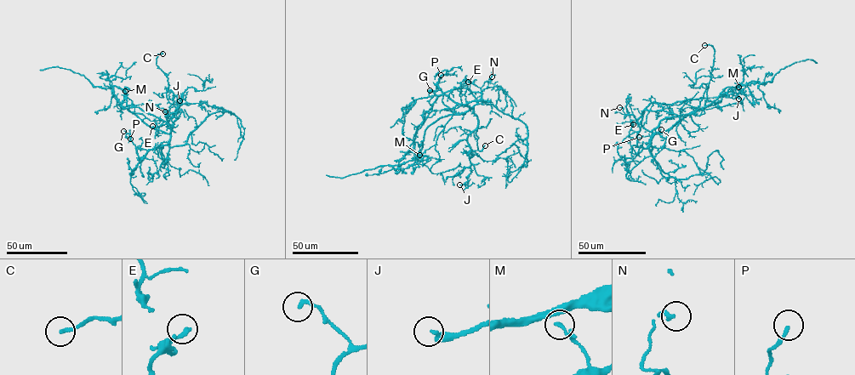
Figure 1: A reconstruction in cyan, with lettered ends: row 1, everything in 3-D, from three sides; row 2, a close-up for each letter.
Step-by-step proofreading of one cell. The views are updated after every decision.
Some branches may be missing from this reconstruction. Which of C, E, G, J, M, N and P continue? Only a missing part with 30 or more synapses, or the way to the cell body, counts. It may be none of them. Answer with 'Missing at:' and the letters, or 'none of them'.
Missing at: none of them

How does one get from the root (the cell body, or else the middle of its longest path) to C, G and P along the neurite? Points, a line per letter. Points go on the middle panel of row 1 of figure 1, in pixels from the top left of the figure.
C: (460, 114), (473, 108), (478, 122), (467, 138), (470, 151), (464, 152), (473, 155), (470, 150), (485, 145)
G: (460, 114), (470, 109), (444, 94), (436, 84), (436, 90), (430, 90)
P: (460, 114), (470, 109), (443, 93), (436, 84), (441, 75)

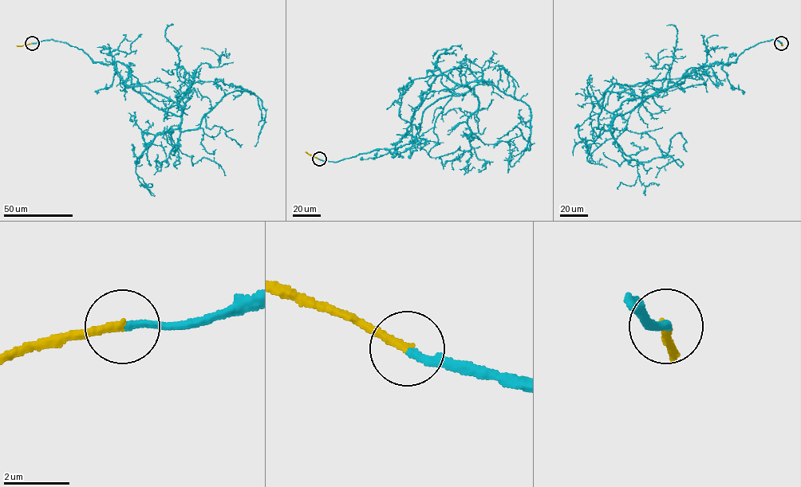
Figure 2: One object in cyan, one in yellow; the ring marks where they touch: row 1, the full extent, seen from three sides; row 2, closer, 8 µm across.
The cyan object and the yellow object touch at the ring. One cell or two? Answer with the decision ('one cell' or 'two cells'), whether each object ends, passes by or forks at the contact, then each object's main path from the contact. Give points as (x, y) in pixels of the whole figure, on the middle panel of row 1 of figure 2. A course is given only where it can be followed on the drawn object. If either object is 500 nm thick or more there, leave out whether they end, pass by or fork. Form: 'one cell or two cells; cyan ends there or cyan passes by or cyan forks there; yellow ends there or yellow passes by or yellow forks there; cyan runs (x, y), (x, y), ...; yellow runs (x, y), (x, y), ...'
one cell; cyan ends there; yellow ends there; cyan runs (319, 159), (410, 143), (426, 108), (468, 92), (481, 72), (438, 75), (416, 111), (405, 134), (443, 142); yellow runs (319, 159), (305, 152)

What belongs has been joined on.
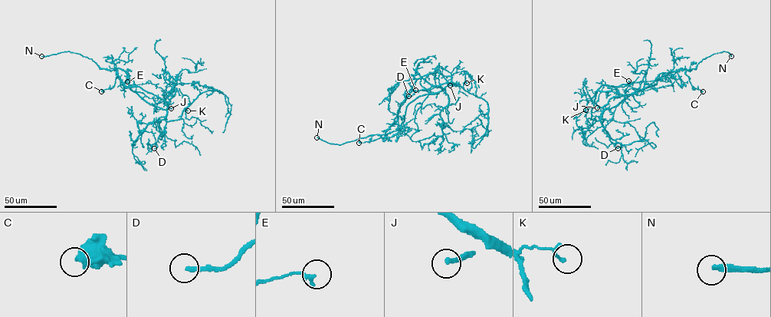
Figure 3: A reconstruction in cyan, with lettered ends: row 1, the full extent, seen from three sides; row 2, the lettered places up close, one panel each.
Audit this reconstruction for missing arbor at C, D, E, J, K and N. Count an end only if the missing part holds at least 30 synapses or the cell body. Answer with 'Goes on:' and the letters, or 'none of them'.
Goes on: D, J, N

